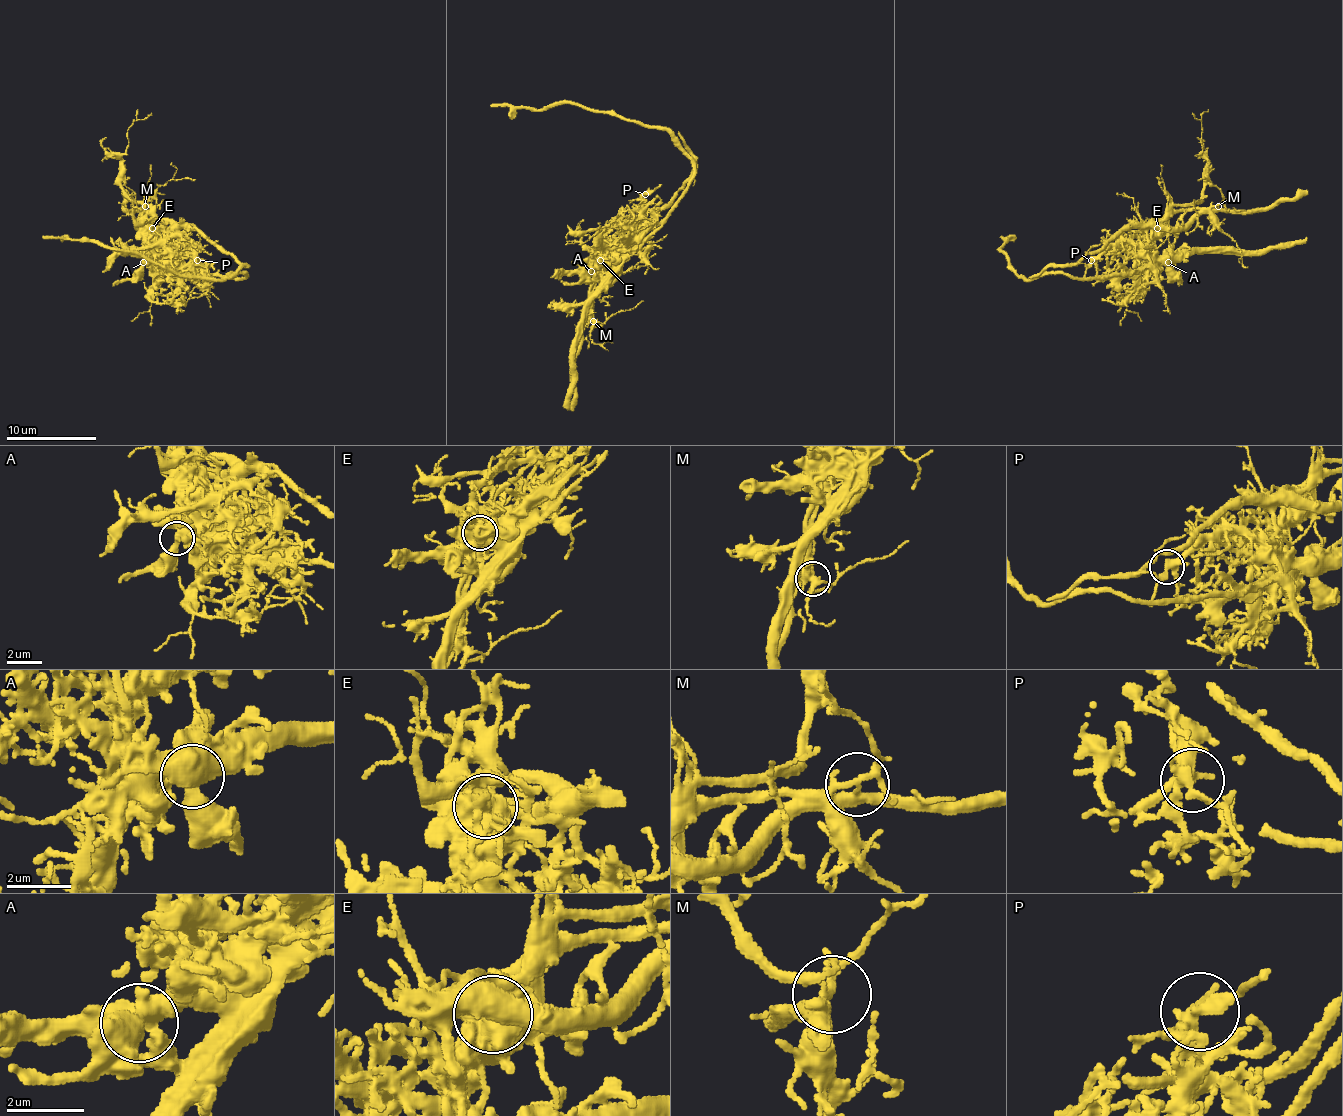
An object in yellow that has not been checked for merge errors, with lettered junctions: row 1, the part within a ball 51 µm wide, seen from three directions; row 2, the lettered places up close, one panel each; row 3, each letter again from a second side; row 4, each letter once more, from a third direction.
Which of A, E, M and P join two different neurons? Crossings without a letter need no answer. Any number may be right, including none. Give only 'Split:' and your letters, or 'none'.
Split: E

